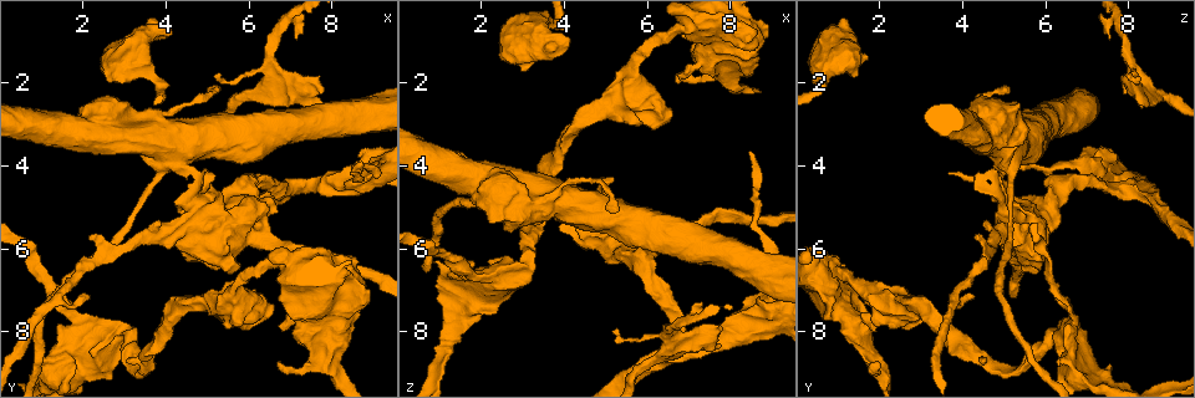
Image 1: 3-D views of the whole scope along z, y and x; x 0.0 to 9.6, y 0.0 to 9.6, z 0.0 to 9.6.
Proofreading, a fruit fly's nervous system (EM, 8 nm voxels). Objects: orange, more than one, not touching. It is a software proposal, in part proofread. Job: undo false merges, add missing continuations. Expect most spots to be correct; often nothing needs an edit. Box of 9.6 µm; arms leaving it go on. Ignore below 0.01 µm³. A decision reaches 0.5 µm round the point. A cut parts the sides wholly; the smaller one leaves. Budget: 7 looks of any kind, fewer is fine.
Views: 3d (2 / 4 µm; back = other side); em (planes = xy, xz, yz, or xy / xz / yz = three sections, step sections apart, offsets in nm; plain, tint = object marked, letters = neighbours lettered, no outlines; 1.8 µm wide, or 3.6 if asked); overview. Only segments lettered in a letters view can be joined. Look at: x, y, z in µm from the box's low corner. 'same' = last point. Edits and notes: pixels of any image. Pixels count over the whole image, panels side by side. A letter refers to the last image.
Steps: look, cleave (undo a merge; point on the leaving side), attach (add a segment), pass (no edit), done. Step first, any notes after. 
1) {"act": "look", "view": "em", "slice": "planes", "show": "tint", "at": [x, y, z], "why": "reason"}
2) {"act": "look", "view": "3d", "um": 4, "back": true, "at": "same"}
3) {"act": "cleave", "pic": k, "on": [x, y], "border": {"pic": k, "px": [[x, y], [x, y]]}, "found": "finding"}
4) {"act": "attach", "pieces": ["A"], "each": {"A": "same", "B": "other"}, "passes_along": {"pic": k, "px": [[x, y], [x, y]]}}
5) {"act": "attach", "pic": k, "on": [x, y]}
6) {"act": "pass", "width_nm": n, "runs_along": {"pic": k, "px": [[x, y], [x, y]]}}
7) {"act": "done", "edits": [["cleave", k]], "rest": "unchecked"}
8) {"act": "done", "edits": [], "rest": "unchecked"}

{"act": "look", "view": "3d", "um": 4, "at": [6.80, 2.55, 8.55], "why": "stops while still wide"}

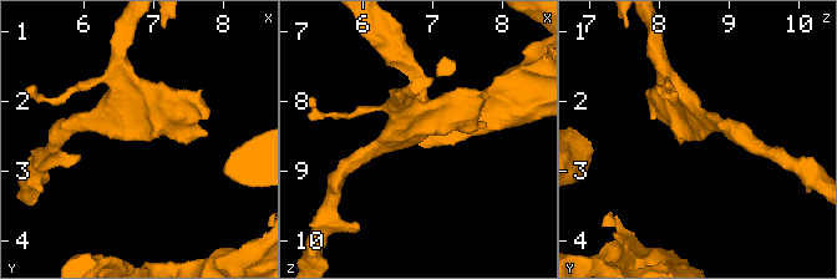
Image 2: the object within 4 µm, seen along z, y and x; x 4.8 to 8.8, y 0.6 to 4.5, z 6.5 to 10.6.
{"act": "look", "view": "em", "slice": "planes", "show": "tint", "at": [6.80, 2.60, 8.55], "why": "need the tissue"}

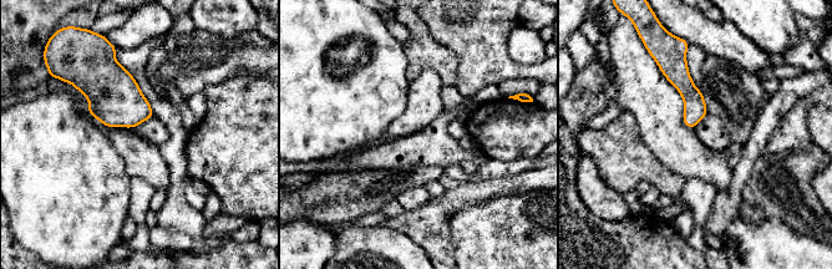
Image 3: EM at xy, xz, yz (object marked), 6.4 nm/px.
{"act": "look", "view": "em", "slice": "planes", "show": "letters", "at": "same", "why": "see the neighbours"}

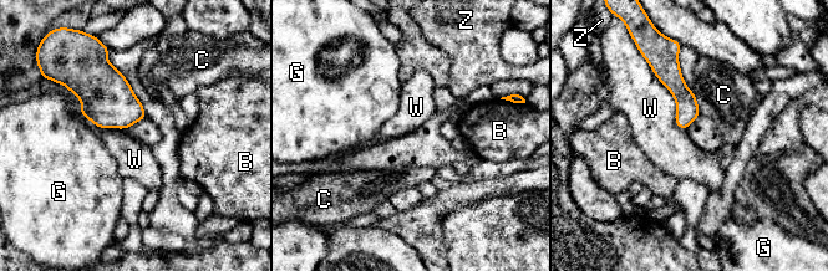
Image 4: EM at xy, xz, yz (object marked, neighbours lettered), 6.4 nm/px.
{"act": "pass", "longest_contact_nm": ["W", 500], "each": {"B": "other", "C": "other", "G": "other", "W": "other", "Z": "other"}, "found": "none of them fits"}

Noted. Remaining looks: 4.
{"act": "look", "view": "em", "slice": "planes", "show": "tint", "at": [4.05, 3.95, 5.15], "why": "sudden change in width"}

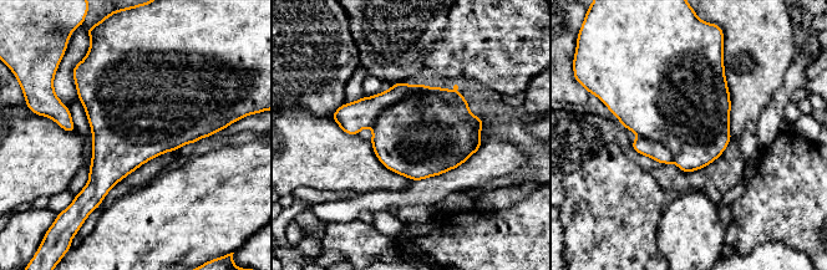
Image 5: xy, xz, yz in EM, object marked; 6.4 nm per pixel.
{"act": "look", "view": "em", "slice": "planes", "show": "letters", "at": "same"}

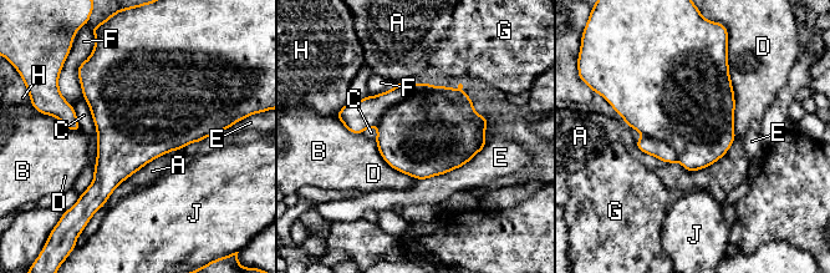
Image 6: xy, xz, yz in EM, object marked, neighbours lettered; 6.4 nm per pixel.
{"act": "cleave", "pic": 6, "on": [423, 134], "longest_contact_nm": ["A", 650], "each": {"A": "other", "B": "other", "C": "other", "D": "other", "E": "other", "F": "other", "G": "other", "H": "other", "J": "other"}, "border": {"pic": 6, "px": [[433, 86], [391, 106], [376, 125]]}, "found": "two cells meet here"}

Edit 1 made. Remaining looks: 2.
{"act": "look", "view": "3d", "um": 4, "at": [4.55, 5.70, 5.50], "why": "thick turns thin"}

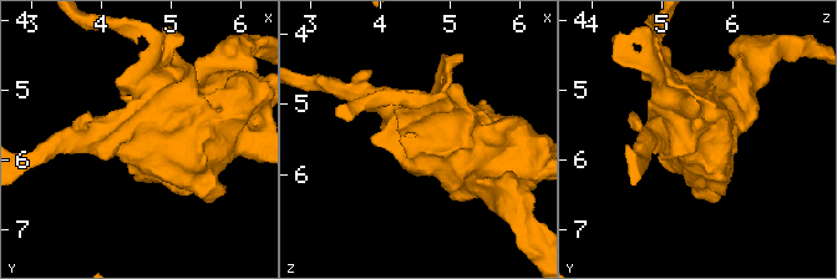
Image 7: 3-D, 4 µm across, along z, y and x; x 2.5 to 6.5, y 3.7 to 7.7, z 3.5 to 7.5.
{"act": "look", "view": "em", "slice": "planes", "show": "letters", "at": [4.55, 5.65, 5.45]}

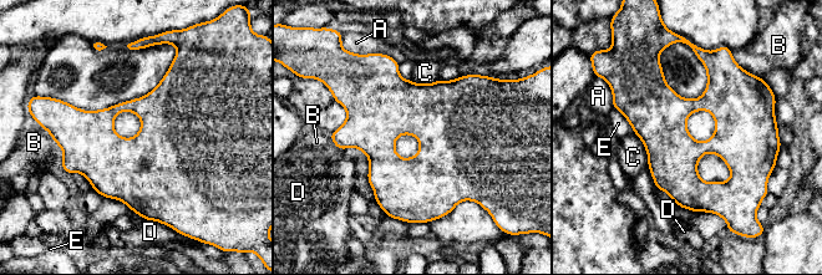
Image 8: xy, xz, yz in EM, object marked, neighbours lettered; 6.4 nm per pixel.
{"act": "pass", "width_nm": 320, "each": {"A": "other", "B": "other", "C": "other", "D": "other", "E": "other"}, "border": {"pic": 8, "px": [[329, 136], [343, 151]]}, "found": "continuous, no second cell"}

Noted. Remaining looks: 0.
{"act": "done", "edits": [["cleave", 6]], "rest": "unchecked"}

